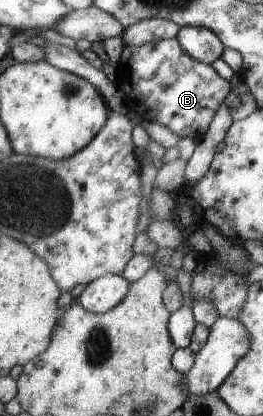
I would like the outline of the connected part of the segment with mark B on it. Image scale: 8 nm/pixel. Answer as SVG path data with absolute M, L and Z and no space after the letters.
M176 37L140 46L122 44L115 70L115 83L123 92L123 101L130 112L140 116L144 123L157 122L176 136L190 138L194 143L203 140L208 124L230 92L228 80L223 79L211 64L198 62L185 53Z

